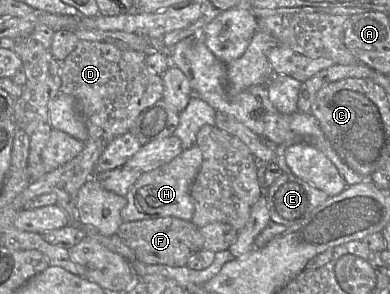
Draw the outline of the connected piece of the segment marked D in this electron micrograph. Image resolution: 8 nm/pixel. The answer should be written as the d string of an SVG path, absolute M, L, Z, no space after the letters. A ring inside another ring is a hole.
M79 40L76 48L60 62L60 91L73 96L81 104L88 139L104 139L106 143L110 143L116 137L128 132L143 110L162 99L162 77L147 69L145 58L146 54L143 52L123 50L110 42Z

